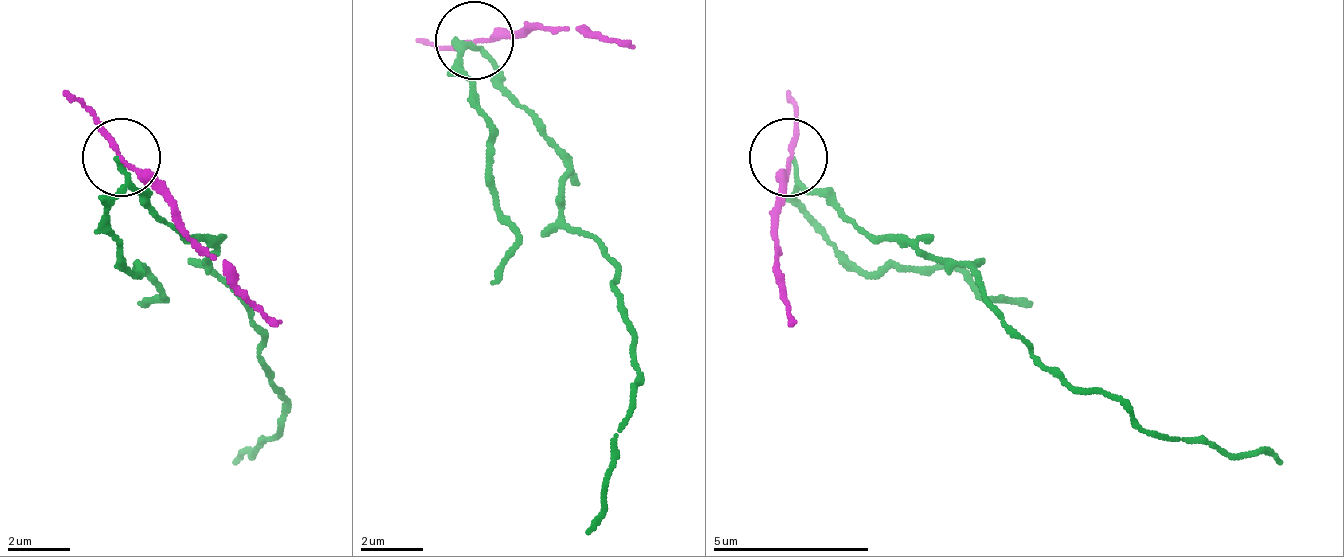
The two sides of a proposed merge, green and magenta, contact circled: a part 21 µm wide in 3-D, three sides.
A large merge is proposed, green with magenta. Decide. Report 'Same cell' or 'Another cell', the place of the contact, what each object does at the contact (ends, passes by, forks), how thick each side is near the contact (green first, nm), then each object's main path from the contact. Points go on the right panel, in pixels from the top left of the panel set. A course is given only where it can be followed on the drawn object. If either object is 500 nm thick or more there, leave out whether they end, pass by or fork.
Another cell. Place: (788, 157). At the ring green passes by. At the ring magenta passes by. Thickness 110 nm (green) against 150 nm. Course of green: (790, 159), (868, 237), (915, 253), (962, 261), (1001, 323), (1087, 394), (1110, 394), (1150, 433), (1282, 464). Course of magenta: (790, 159), (774, 284), (798, 323)

